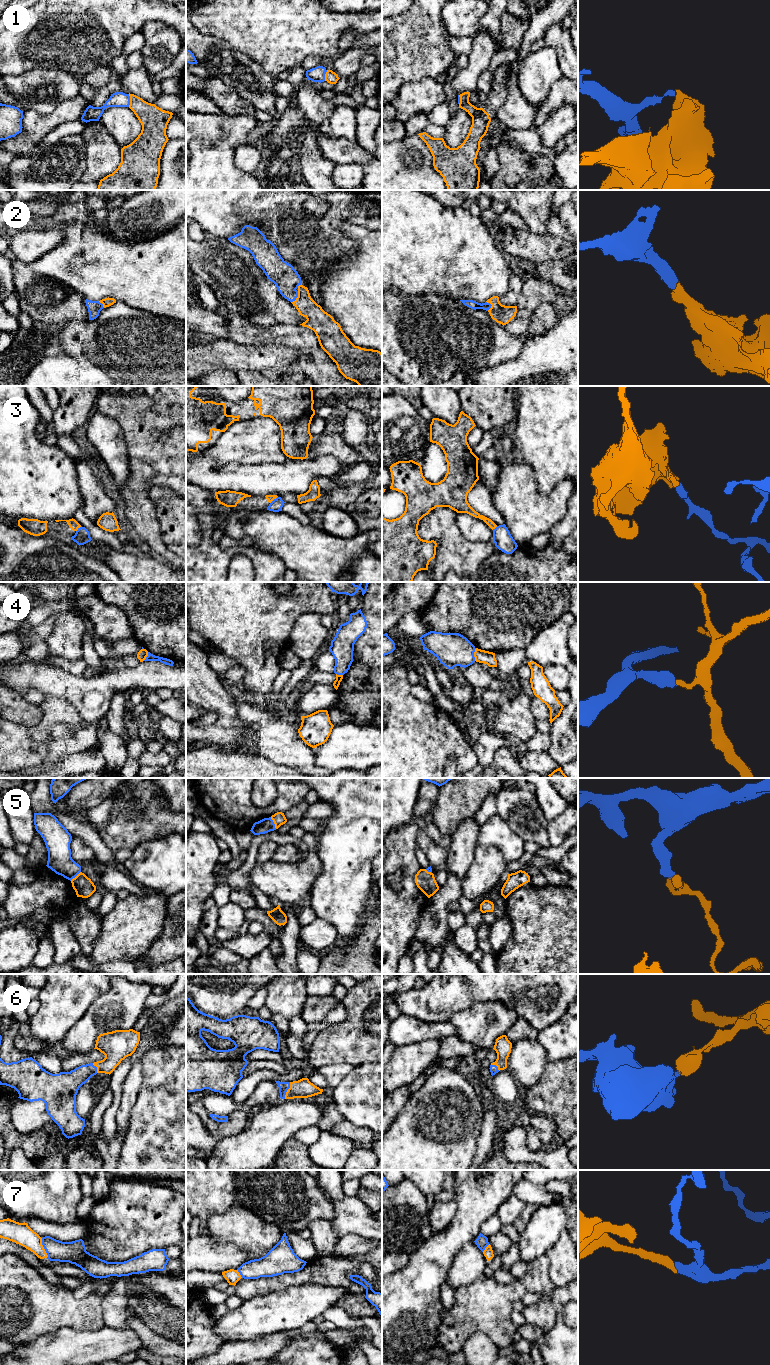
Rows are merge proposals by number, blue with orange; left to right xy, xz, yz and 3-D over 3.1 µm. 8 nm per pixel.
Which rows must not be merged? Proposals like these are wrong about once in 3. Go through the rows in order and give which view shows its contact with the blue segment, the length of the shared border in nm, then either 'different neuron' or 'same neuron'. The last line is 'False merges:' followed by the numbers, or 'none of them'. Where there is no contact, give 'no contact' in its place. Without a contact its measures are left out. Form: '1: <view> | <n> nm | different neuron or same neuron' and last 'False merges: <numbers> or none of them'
1: xy | 100 nm | different neuron
2: xz | 110 nm | same neuron
3: xz | 90 nm | different neuron
4: yz | 110 nm | different neuron
5: xz | 110 nm | different neuron
6: xz | 140 nm | same neuron
7: xy | 170 nm | different neuron
False merges: 1, 3, 4, 5, 7

